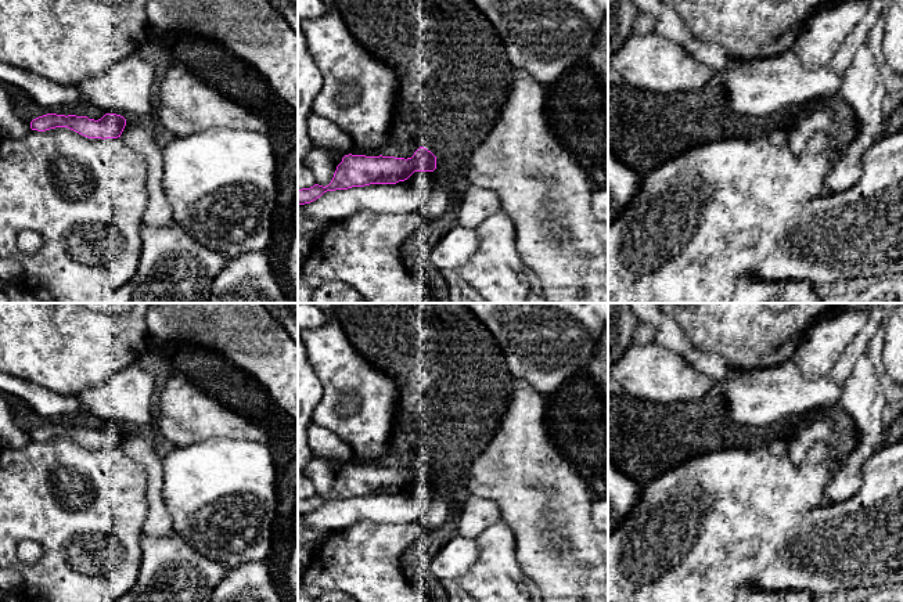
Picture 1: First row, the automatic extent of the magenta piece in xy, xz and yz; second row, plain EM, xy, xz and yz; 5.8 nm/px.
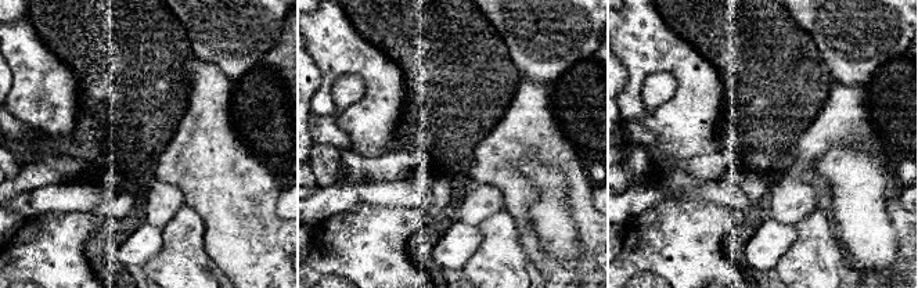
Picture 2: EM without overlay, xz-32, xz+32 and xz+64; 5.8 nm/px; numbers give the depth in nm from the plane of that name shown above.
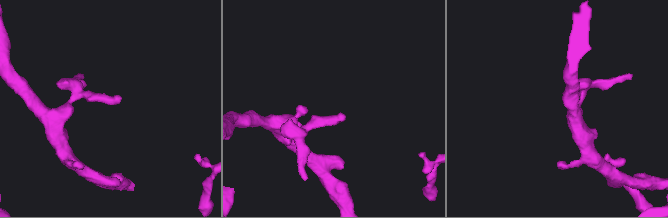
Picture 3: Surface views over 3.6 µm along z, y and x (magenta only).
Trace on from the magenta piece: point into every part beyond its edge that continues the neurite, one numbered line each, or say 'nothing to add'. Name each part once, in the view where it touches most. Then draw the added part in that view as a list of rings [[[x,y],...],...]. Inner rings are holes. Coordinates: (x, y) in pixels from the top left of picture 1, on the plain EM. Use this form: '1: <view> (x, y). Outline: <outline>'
nothing to add

